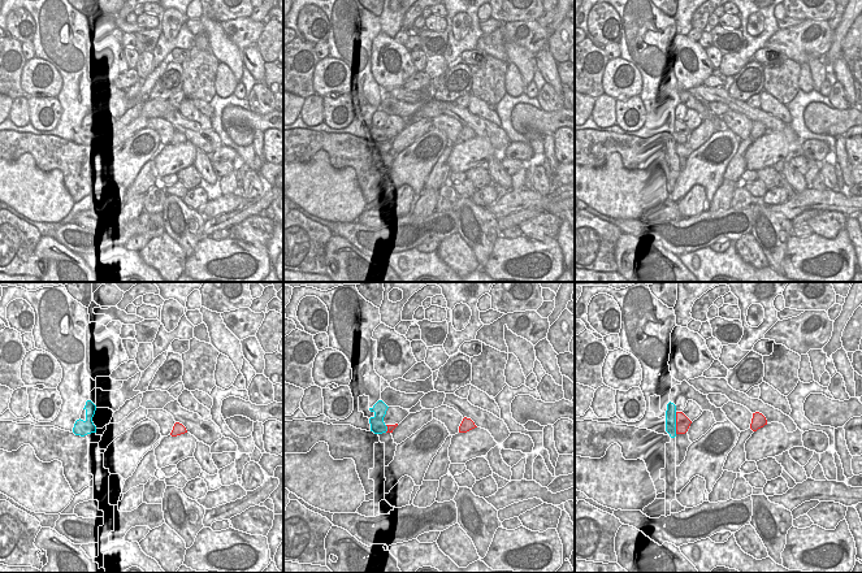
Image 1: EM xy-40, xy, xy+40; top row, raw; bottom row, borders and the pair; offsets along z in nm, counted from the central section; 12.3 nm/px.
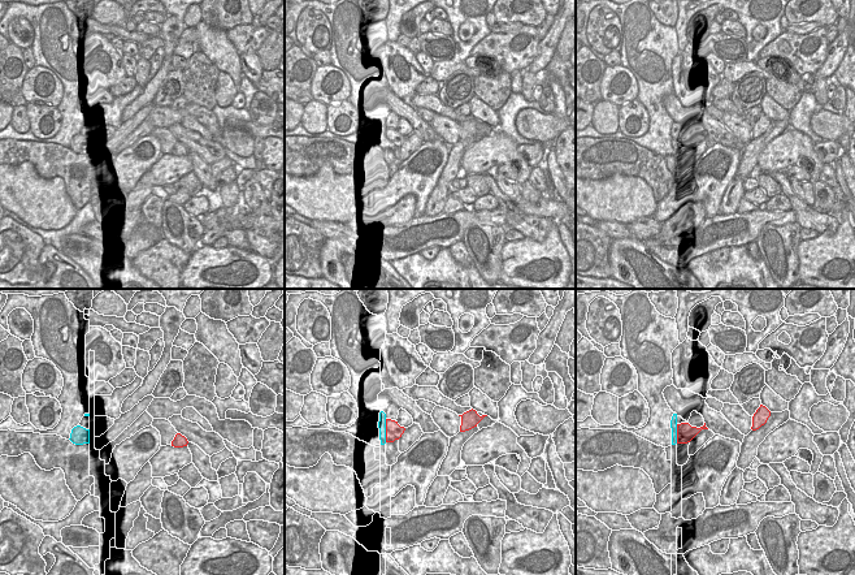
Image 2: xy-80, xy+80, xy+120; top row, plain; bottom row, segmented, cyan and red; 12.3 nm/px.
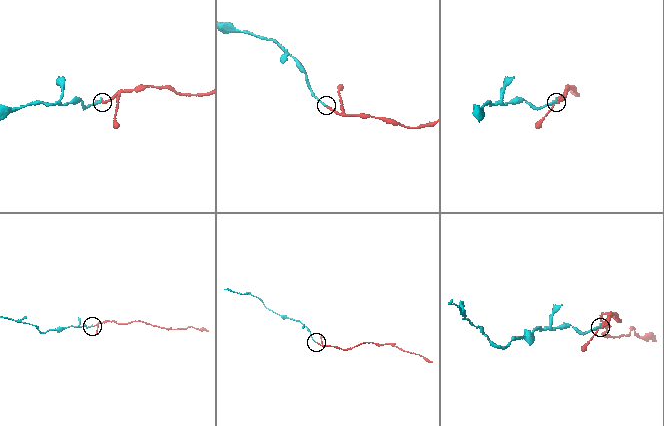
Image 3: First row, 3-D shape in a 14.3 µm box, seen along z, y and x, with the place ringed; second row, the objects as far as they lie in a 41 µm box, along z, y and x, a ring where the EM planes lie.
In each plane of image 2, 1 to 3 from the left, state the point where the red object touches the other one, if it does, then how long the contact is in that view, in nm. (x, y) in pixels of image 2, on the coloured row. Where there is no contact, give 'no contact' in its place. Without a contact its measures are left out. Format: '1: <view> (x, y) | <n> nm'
1: no contact
2: xy+80 (385, 431) | 280 nm
3: xy+120 (676, 433) | 240 nm

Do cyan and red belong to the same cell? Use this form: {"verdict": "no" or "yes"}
{"verdict": "yes"}

